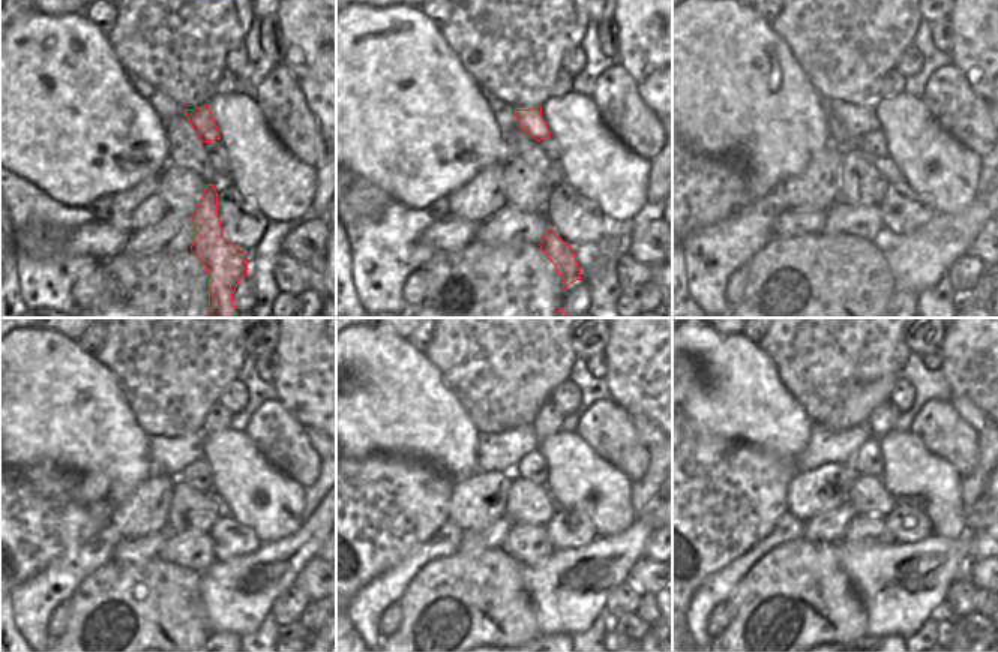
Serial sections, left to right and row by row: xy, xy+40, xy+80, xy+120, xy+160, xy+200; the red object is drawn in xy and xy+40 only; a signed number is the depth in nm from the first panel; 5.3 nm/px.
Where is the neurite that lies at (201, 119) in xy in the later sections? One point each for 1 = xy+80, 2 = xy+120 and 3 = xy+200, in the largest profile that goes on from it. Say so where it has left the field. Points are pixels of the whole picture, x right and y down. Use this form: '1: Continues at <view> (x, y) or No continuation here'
1: Continues at xy+80 (865, 120)
2: Continues at xy+120 (194, 451)
3: Continues at xy+200 (853, 454).

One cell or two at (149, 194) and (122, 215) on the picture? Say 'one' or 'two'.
one

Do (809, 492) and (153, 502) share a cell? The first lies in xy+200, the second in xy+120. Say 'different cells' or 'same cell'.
same cell

